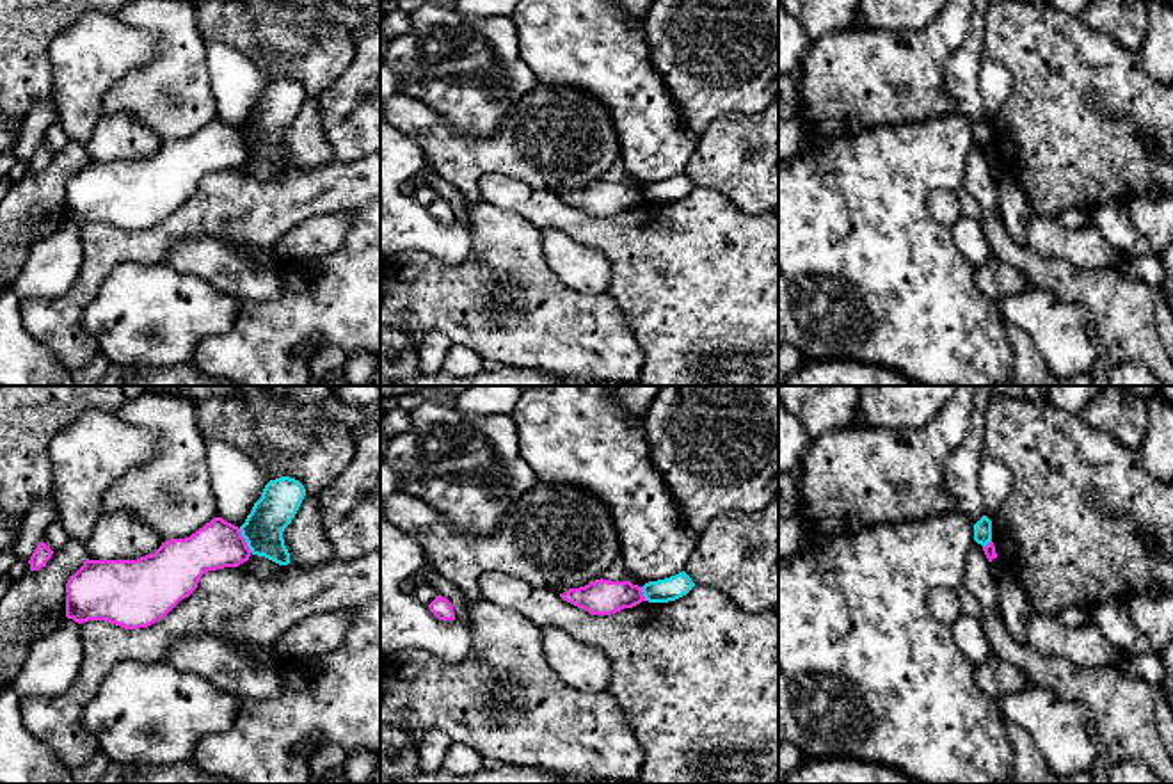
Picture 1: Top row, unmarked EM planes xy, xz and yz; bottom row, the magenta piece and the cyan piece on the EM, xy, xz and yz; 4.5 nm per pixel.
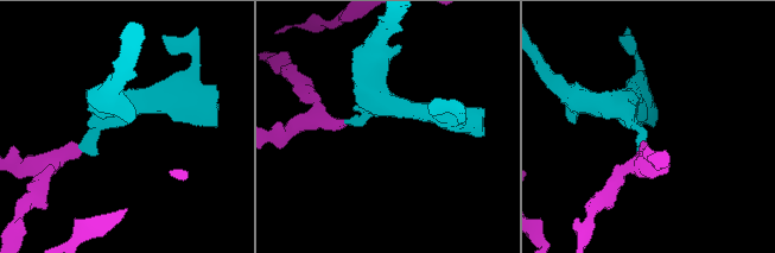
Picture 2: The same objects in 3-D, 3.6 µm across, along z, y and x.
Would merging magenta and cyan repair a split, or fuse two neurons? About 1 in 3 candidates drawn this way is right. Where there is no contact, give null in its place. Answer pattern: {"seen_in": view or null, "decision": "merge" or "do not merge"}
{"seen_in": "xy", "decision": "do not merge"}

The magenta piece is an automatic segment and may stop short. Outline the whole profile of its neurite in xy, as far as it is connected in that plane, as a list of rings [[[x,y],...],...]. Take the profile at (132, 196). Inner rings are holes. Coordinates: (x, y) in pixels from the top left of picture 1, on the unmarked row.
[[[213,119],[185,140],[171,140],[137,162],[85,162],[66,185],[66,219],[82,226],[105,222],[124,231],[139,231],[164,220],[181,201],[188,199],[208,172],[238,169],[251,151],[238,128]]]

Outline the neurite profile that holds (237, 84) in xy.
[[[204,41],[204,48],[219,119],[240,130],[267,84],[258,66],[235,46]]]

